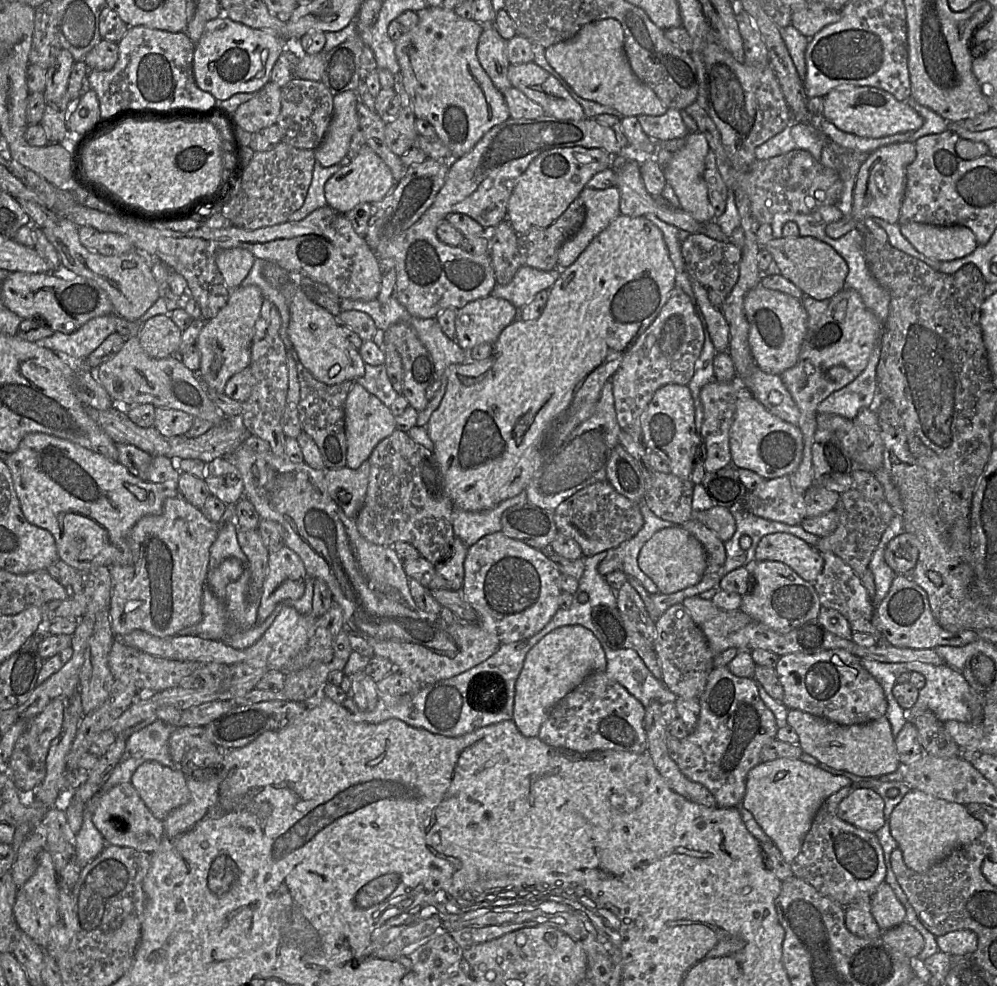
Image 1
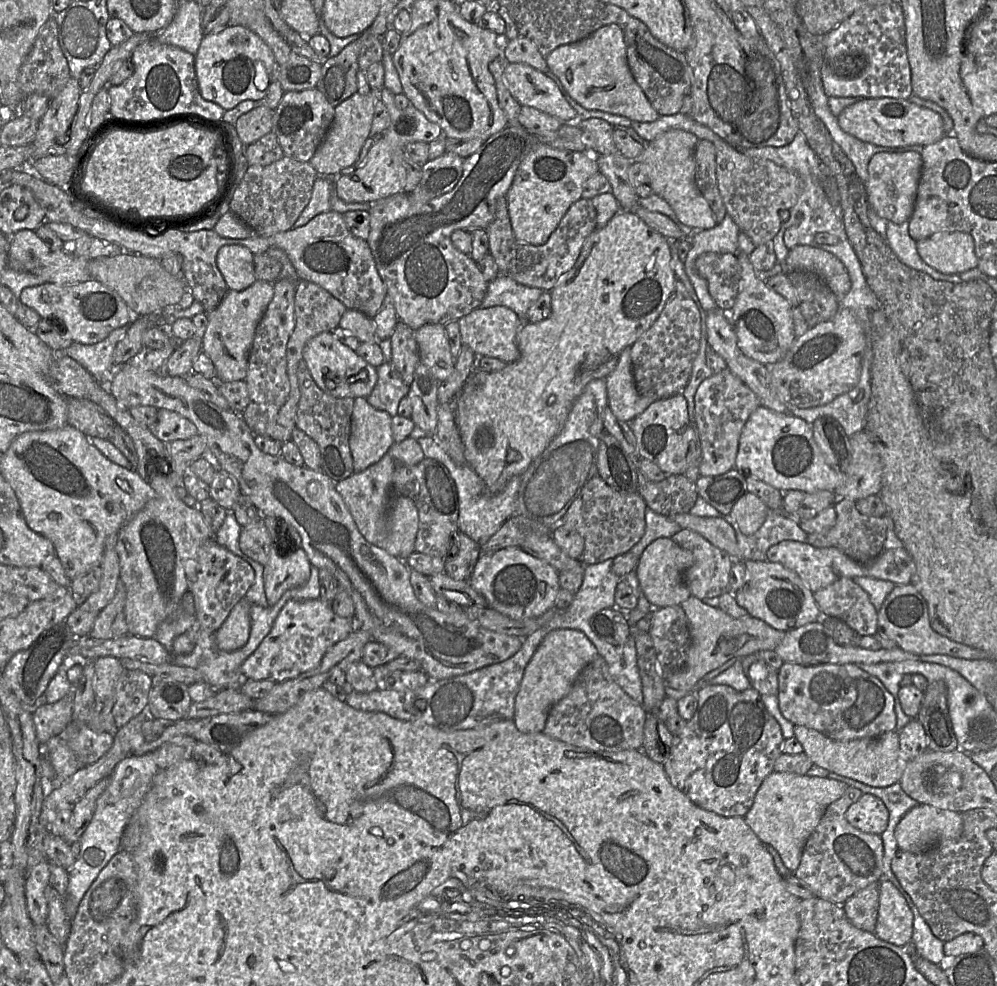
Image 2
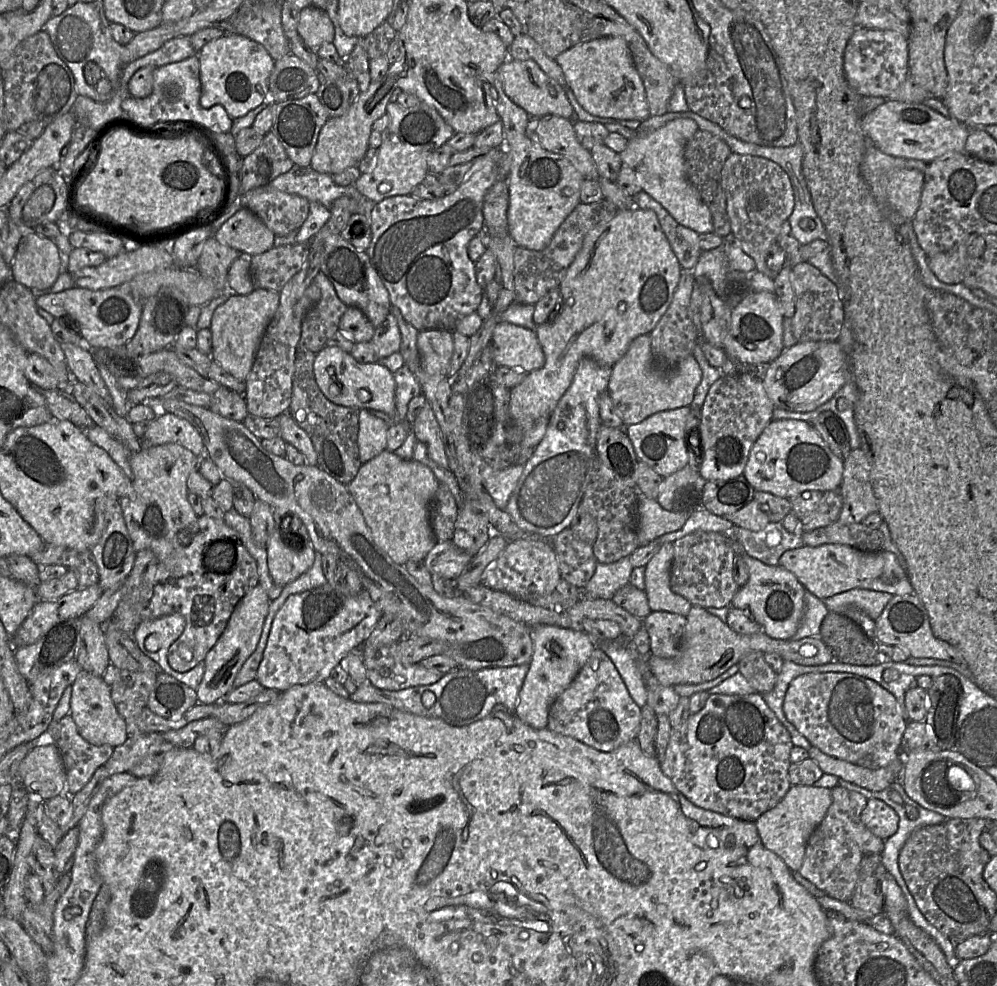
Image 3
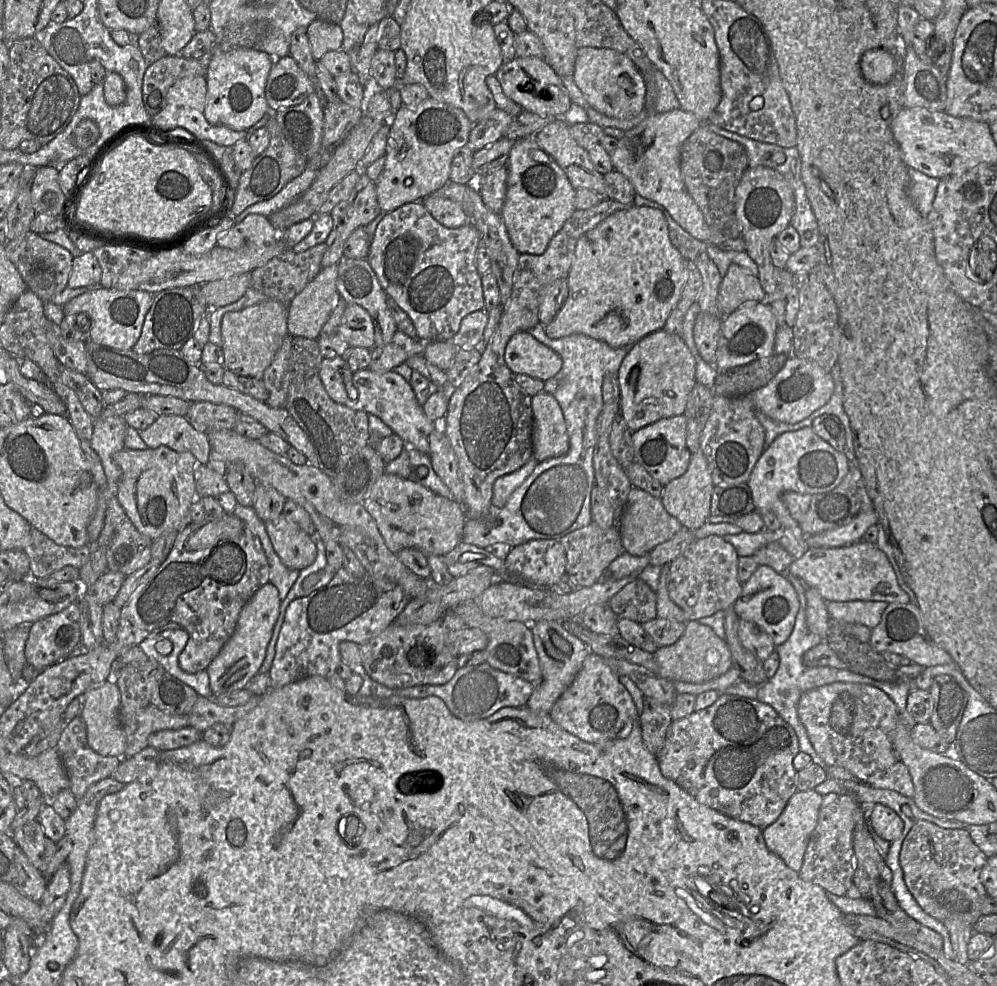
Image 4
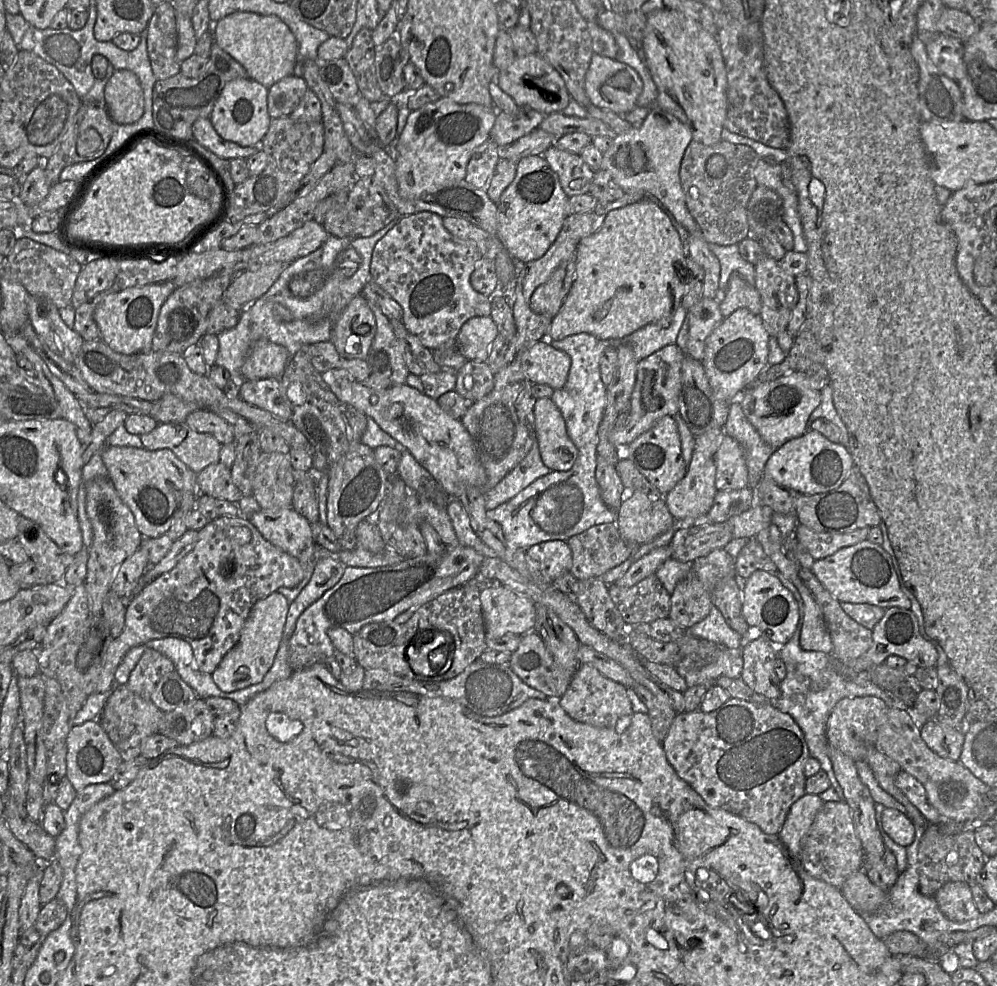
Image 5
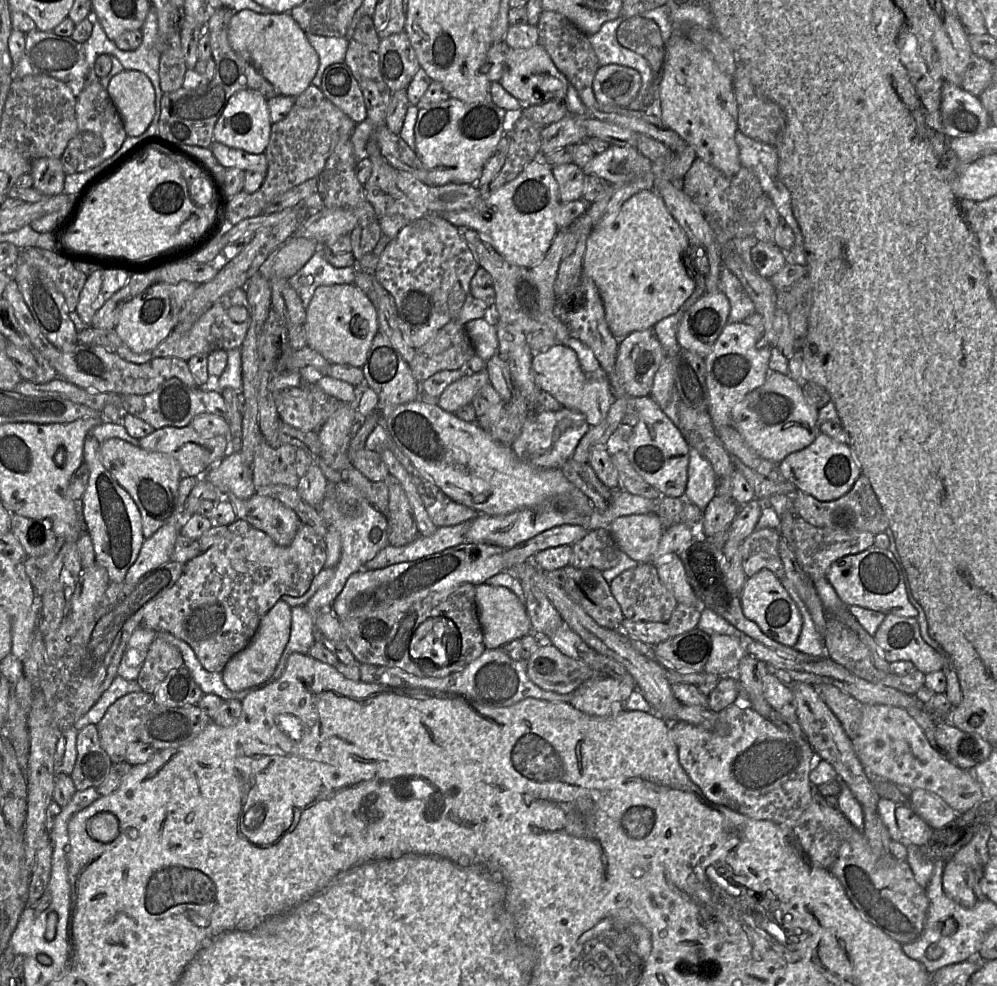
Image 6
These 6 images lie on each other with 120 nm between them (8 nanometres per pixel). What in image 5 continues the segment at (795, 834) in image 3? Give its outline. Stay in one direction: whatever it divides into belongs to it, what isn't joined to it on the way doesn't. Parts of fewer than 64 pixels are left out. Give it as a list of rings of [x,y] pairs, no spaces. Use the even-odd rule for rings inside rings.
[[[804,794],[795,801],[787,814],[778,836],[789,853],[800,860],[801,841],[824,801],[816,794]]]

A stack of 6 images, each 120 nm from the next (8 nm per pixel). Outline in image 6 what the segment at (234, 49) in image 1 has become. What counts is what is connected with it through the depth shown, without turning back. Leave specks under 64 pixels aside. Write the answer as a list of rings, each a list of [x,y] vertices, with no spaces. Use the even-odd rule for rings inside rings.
[[[240,90],[229,98],[215,124],[213,139],[230,148],[250,154],[262,154],[269,143],[271,125],[268,100],[259,92]]]

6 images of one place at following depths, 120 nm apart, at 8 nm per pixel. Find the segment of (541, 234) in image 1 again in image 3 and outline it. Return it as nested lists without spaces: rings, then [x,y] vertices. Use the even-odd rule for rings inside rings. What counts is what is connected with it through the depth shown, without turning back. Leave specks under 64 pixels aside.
[[[604,198],[590,204],[579,203],[559,226],[545,249],[534,251],[517,246],[514,251],[513,272],[515,302],[535,305],[548,291],[558,288],[586,234],[599,224],[610,220],[618,211],[612,202]]]

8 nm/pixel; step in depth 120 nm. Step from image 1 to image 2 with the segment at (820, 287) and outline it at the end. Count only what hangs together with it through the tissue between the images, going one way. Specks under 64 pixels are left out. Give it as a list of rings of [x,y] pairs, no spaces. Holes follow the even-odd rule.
[[[798,244],[789,249],[785,258],[786,273],[794,270],[817,275],[841,301],[851,287],[849,274],[844,264],[832,253],[819,245]]]

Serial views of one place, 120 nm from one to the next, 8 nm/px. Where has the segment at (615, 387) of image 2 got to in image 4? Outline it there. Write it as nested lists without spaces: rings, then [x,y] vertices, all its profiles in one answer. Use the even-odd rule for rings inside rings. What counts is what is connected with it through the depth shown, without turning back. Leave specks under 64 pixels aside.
[[[664,330],[650,333],[633,344],[617,371],[620,389],[620,414],[634,432],[660,419],[684,413],[688,397],[697,383],[695,359],[681,337]]]

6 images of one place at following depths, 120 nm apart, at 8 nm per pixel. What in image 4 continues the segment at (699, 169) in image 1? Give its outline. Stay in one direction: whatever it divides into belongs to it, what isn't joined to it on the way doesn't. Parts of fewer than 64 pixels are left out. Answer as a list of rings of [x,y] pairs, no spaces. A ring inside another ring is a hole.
[[[680,108],[649,114],[637,126],[625,131],[624,136],[618,140],[617,148],[610,154],[610,159],[614,170],[623,174],[631,182],[638,195],[662,205],[685,231],[694,238],[707,242],[710,238],[710,230],[703,213],[688,193],[681,175],[681,147],[701,124],[702,122],[693,113]]]

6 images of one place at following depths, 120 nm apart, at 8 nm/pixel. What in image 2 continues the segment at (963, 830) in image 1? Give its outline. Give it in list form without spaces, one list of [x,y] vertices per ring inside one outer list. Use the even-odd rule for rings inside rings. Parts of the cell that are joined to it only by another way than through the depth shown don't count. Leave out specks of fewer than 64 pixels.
[[[918,804],[899,821],[894,835],[900,850],[920,853],[940,841],[959,838],[962,831],[960,813]]]

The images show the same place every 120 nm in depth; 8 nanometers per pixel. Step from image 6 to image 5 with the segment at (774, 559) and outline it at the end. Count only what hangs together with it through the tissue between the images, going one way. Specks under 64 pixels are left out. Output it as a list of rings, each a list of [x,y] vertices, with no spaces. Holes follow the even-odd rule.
[[[755,537],[749,538],[735,559],[736,577],[742,581],[749,578],[756,570],[764,570],[776,575],[777,567],[766,555]]]

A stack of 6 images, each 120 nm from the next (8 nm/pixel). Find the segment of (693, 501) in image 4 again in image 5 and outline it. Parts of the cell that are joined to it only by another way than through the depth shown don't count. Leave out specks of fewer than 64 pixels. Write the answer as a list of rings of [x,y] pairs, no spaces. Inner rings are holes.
[[[724,427],[711,429],[695,438],[692,459],[685,476],[663,496],[670,514],[680,525],[692,525],[692,521],[710,510],[717,492],[715,486],[715,455],[725,436]]]

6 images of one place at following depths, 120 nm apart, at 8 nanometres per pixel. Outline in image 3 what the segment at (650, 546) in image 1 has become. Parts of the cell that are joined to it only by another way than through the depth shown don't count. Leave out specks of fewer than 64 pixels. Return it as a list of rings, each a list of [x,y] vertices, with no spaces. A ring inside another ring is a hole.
[[[666,542],[645,565],[644,591],[651,611],[665,611],[687,616],[690,602],[670,588],[673,544]]]

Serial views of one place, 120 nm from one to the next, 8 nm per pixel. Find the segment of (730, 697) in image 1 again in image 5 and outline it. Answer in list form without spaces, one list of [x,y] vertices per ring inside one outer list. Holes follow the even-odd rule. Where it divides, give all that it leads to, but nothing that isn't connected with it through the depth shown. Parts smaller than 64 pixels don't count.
[[[731,697],[722,706],[712,712],[703,712],[697,709],[695,711],[677,713],[662,745],[667,760],[674,768],[677,775],[687,782],[708,805],[738,815],[747,821],[756,824],[766,834],[778,834],[792,804],[806,794],[806,777],[803,768],[805,761],[810,757],[810,754],[804,734],[799,725],[788,713],[780,711],[772,703],[761,704]]]

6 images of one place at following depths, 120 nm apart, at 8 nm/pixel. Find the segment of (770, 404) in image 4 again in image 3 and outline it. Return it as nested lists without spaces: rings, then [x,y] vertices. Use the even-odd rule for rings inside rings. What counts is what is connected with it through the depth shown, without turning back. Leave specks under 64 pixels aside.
[[[836,341],[798,342],[764,366],[761,375],[774,407],[811,412],[829,401],[848,380],[848,356]]]

